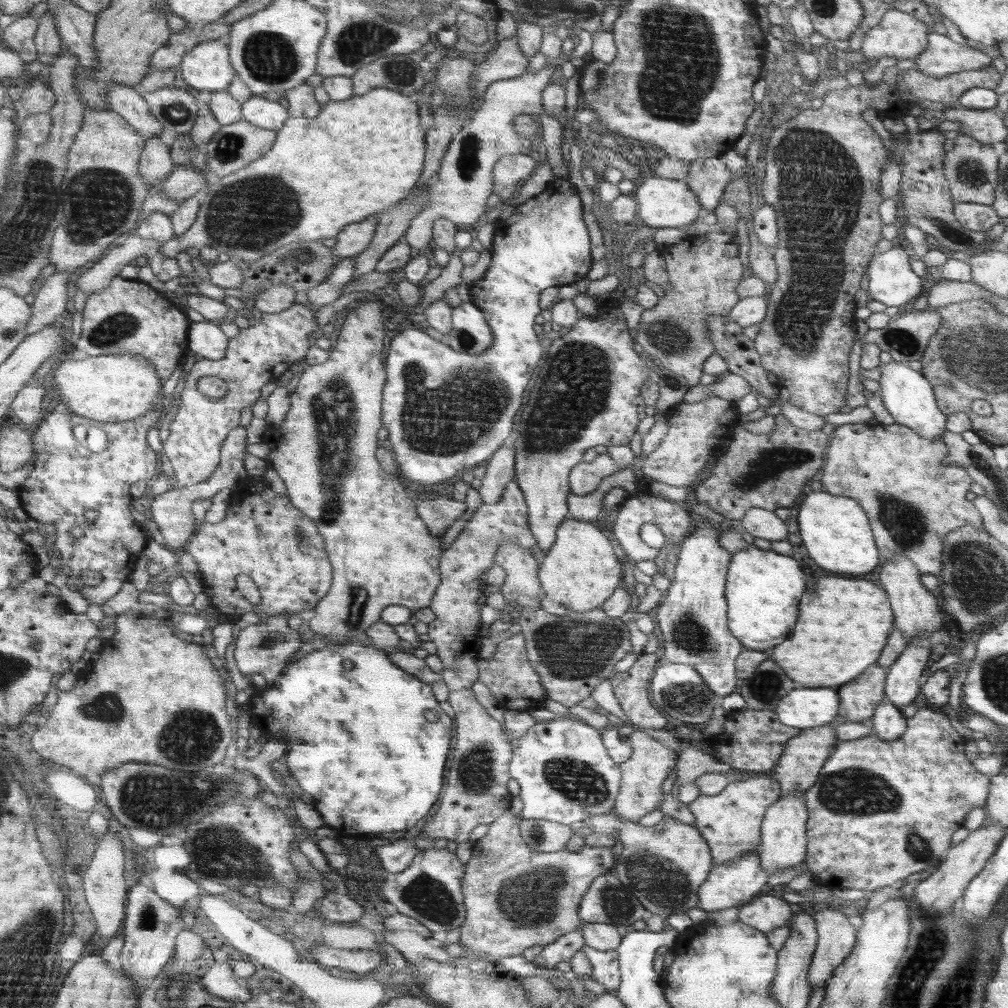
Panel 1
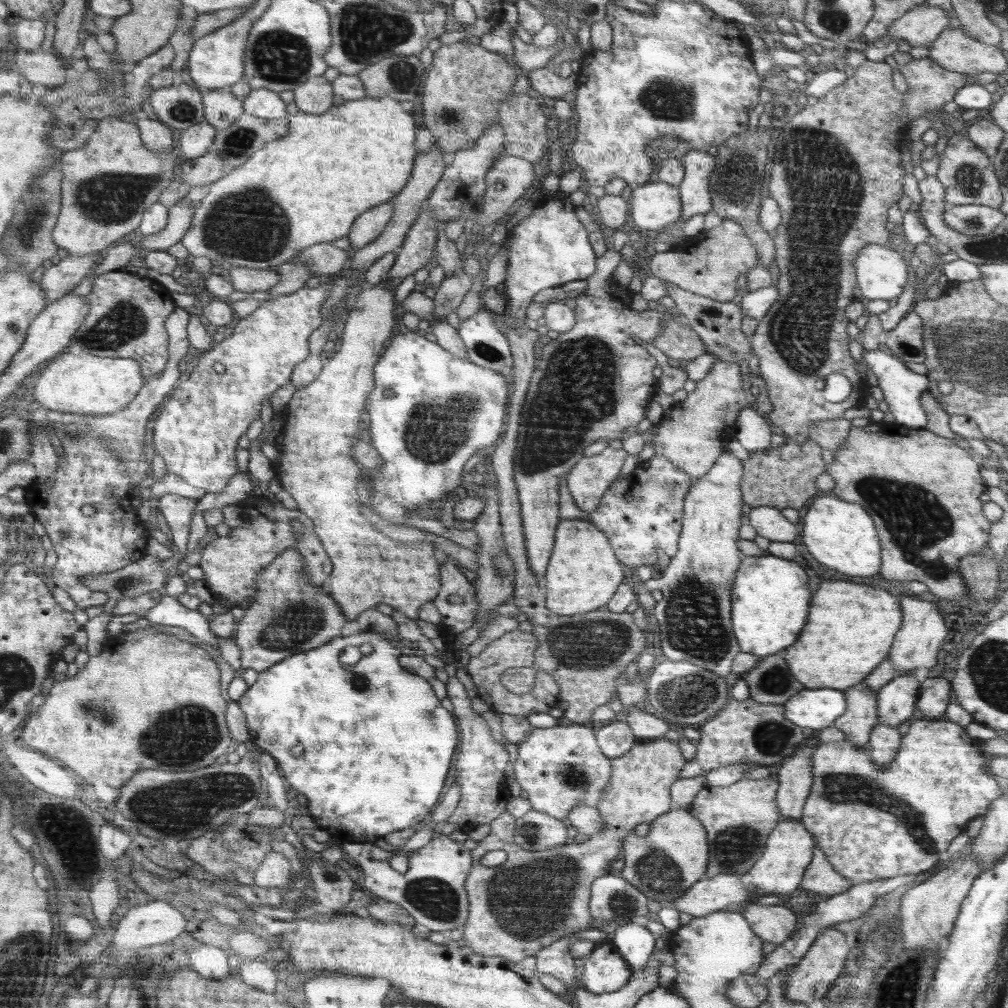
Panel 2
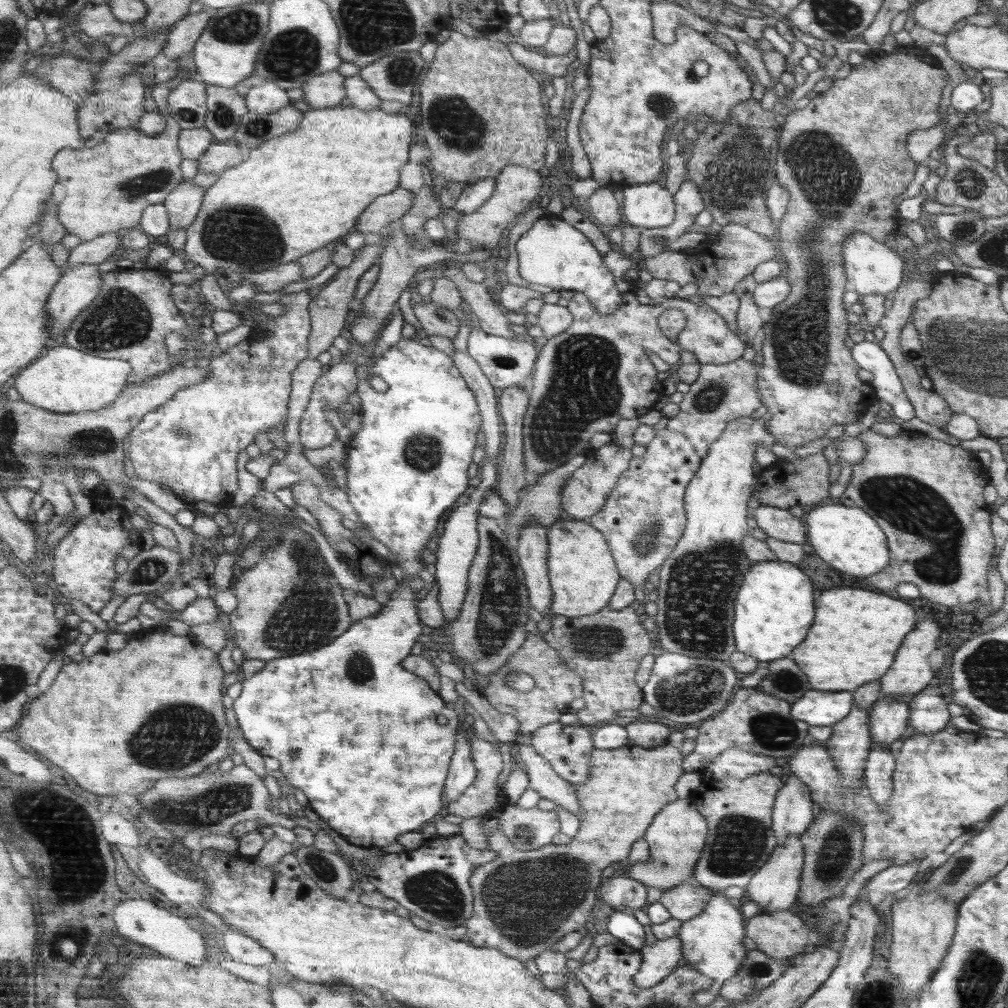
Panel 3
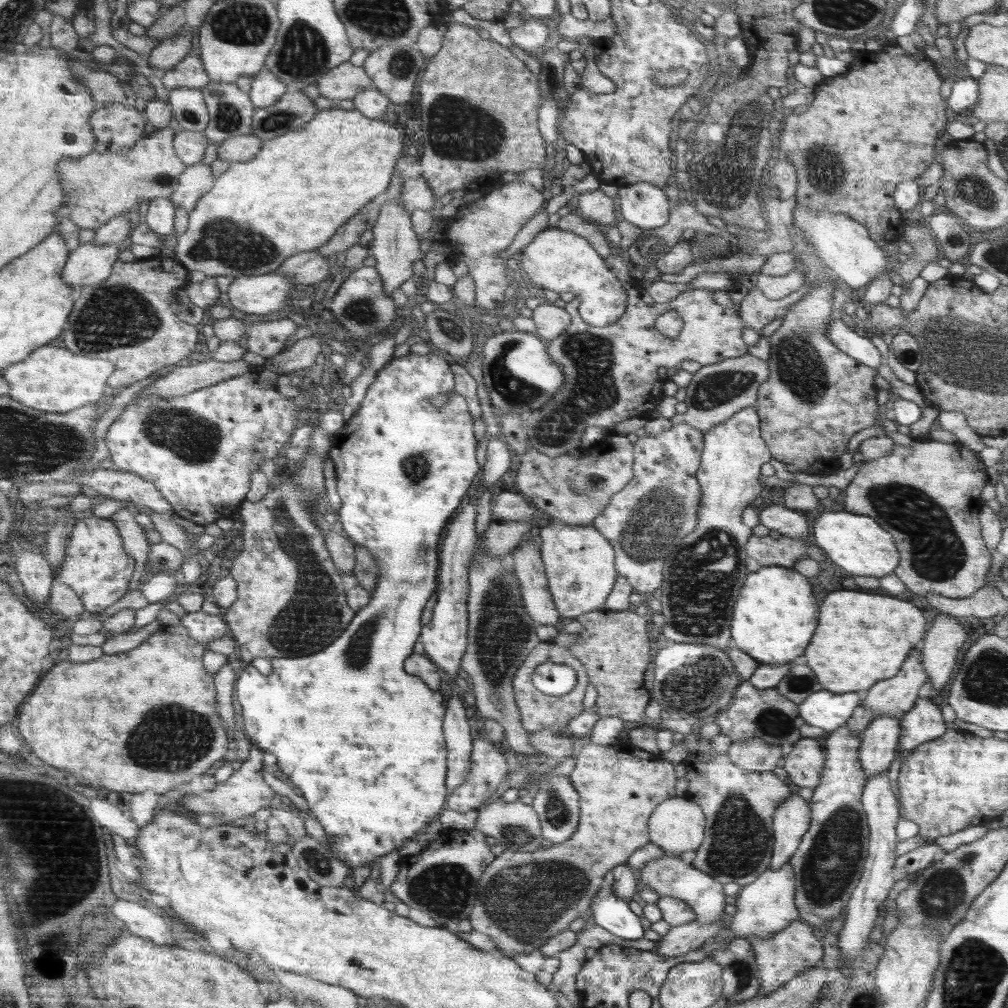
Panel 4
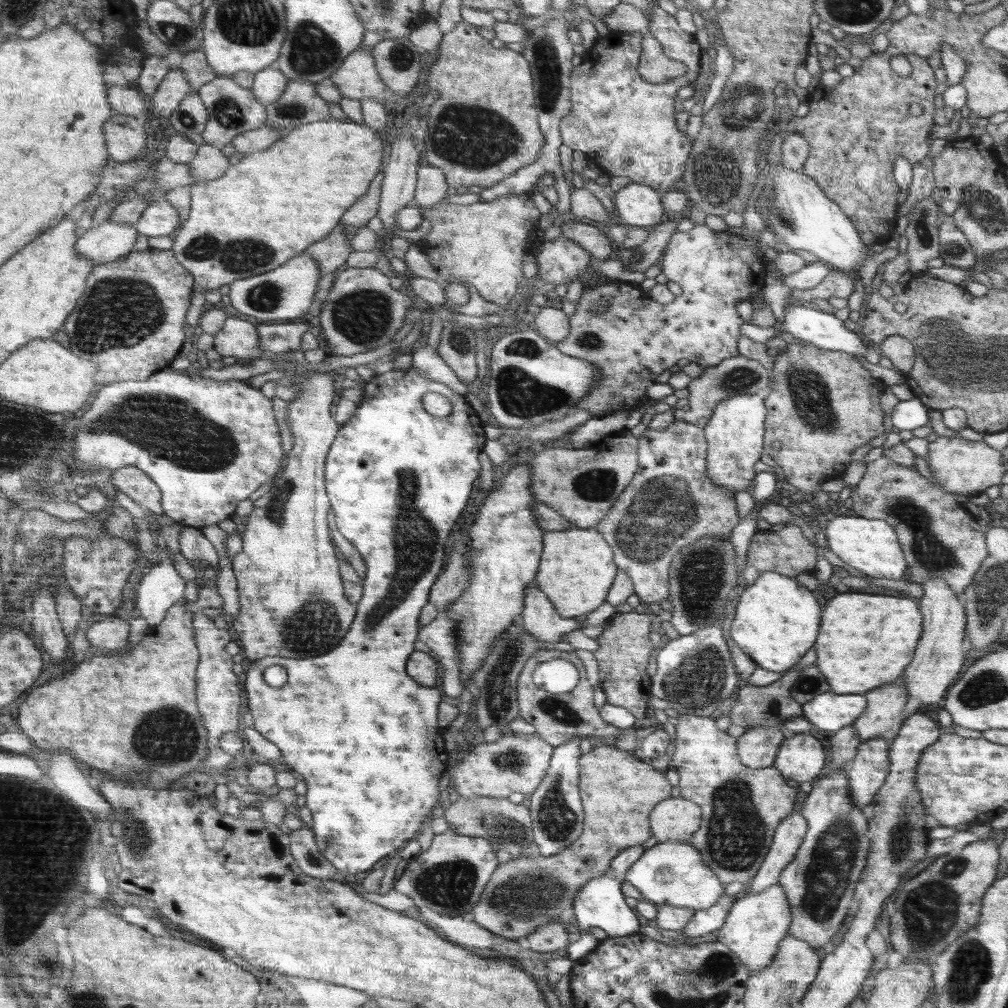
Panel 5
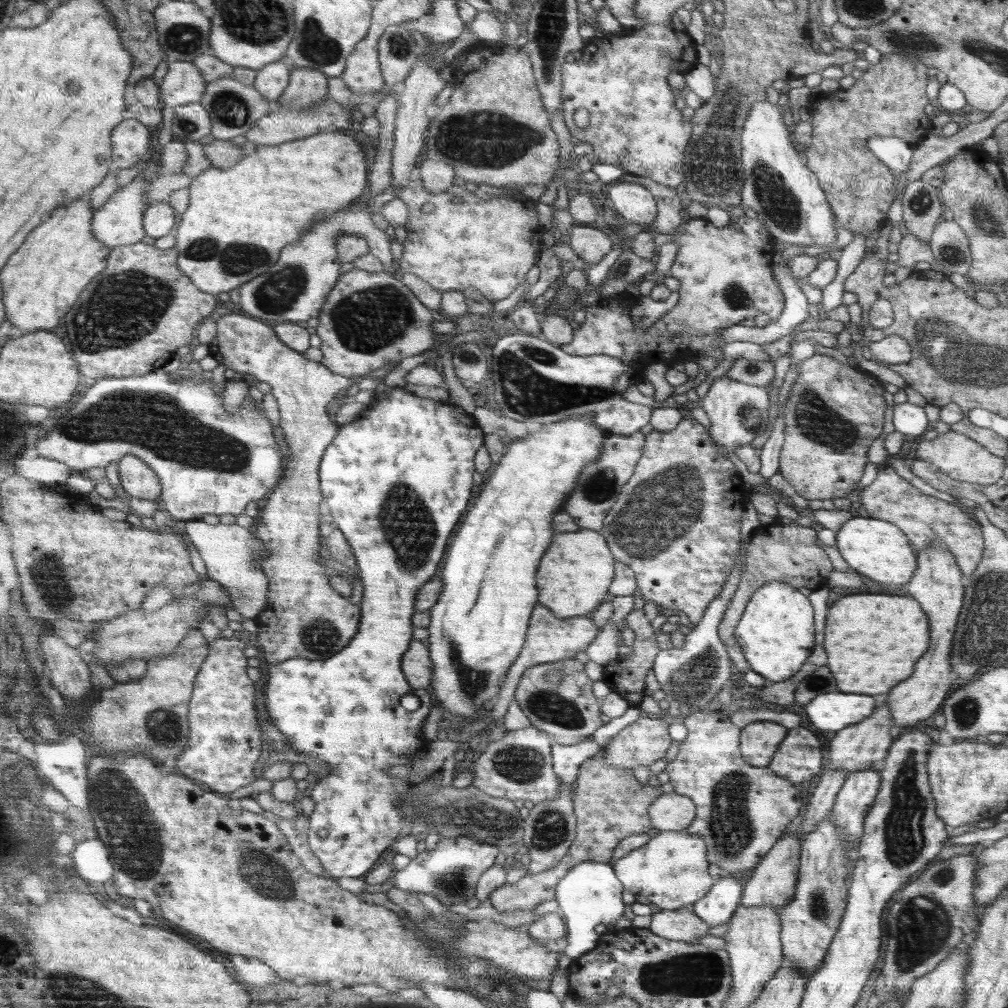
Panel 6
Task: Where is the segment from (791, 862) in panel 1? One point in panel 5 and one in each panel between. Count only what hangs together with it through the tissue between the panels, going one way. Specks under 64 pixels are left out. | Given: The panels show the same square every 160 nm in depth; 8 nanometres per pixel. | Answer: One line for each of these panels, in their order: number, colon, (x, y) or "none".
2: (789, 851)
3: (775, 887)
4: (768, 905)
5: (755, 927)

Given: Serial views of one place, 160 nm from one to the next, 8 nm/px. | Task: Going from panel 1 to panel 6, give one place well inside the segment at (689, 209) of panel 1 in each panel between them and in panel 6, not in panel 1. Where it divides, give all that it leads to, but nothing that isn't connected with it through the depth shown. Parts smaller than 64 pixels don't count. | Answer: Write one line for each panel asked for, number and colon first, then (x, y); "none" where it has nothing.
2: (653, 205)
3: (649, 205)
4: (643, 204)
5: (638, 204)
6: (635, 203)

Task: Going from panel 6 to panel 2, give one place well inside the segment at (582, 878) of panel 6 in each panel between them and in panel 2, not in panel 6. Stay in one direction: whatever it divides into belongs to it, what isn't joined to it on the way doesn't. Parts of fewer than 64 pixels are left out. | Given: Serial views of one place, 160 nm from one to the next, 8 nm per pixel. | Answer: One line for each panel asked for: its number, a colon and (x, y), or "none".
2: (635, 943)
3: (622, 925)
4: (609, 912)
5: (599, 904)

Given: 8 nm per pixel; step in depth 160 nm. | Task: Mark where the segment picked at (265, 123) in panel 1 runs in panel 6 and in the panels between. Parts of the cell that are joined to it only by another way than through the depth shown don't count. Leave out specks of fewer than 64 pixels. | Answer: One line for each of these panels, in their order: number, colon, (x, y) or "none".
2: (262, 103)
3: (267, 97)
4: (266, 89)
5: (269, 84)
6: (271, 81)

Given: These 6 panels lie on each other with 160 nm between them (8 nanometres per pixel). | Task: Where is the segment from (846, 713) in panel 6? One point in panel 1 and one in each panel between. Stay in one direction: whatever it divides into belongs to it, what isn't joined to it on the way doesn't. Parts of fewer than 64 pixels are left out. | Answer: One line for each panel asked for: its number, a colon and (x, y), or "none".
1: (806, 708)
2: (817, 709)
3: (817, 708)
4: (824, 709)
5: (829, 711)

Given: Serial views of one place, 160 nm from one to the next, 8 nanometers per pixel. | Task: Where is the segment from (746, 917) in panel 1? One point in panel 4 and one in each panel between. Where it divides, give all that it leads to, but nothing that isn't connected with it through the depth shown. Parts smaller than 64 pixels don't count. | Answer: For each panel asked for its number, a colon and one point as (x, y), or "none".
2: (774, 923)
3: (781, 935)
4: (781, 956)

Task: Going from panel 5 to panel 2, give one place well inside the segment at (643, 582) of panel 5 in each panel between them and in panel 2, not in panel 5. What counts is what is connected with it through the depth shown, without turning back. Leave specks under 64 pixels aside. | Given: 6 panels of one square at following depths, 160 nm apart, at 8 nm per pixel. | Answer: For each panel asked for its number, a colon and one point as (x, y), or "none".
2: (644, 513)
3: (645, 518)
4: (646, 522)

